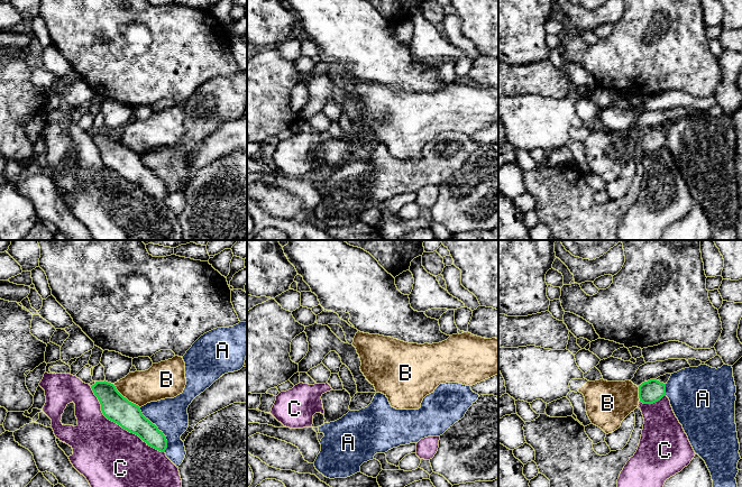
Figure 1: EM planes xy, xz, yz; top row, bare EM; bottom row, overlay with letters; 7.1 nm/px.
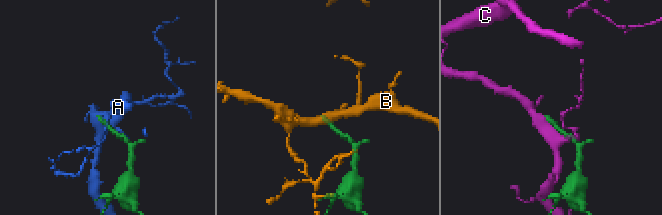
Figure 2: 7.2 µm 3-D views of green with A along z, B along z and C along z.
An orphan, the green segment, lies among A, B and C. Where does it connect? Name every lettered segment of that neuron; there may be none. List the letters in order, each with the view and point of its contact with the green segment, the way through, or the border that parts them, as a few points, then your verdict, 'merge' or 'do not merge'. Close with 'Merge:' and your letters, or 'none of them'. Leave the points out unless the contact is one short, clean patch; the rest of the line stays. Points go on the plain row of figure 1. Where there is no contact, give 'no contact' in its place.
A: meets green in xy at (157, 177); do not merge
B: meets green in xy at (125, 146); do not merge
C: meets green in xy at (120, 174); do not merge
Merge: none of them

